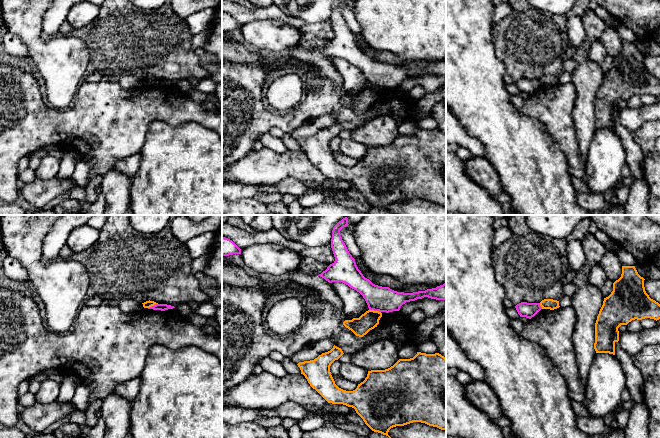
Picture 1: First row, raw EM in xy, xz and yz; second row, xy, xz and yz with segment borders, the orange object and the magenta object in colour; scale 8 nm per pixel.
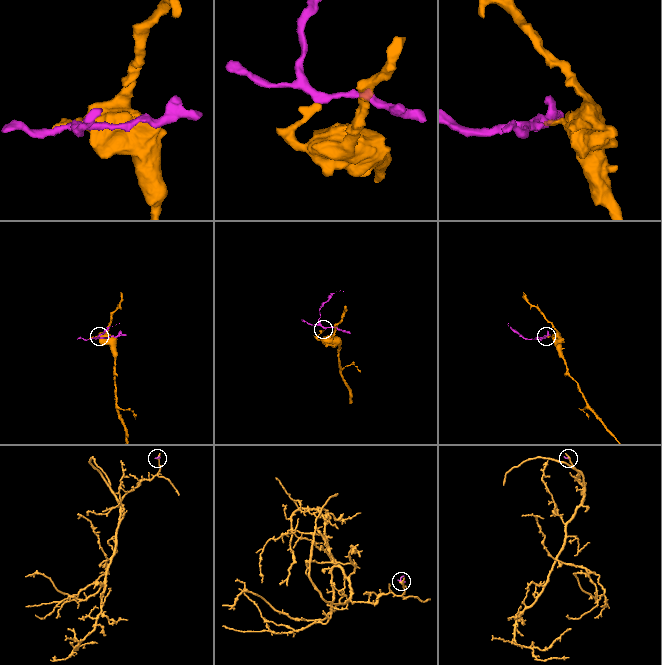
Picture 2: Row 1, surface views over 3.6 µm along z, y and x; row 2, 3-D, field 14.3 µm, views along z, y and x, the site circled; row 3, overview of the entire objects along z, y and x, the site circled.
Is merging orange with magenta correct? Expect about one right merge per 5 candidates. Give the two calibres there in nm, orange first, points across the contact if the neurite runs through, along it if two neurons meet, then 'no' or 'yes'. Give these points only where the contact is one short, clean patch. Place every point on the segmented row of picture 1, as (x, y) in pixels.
150 nm thick on the orange side, 200 nm on the other; border along xz (369, 309), (380, 312); no

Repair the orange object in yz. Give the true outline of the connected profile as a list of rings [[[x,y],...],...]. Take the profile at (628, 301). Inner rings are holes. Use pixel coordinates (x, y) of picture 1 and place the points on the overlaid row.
[[[622,266],[621,277],[613,283],[613,291],[604,298],[603,305],[595,323],[596,353],[609,353],[615,355],[615,343],[619,341],[618,328],[627,325],[632,320],[650,318],[660,319],[660,304],[651,299],[645,291],[644,278],[641,277],[635,266]]]

